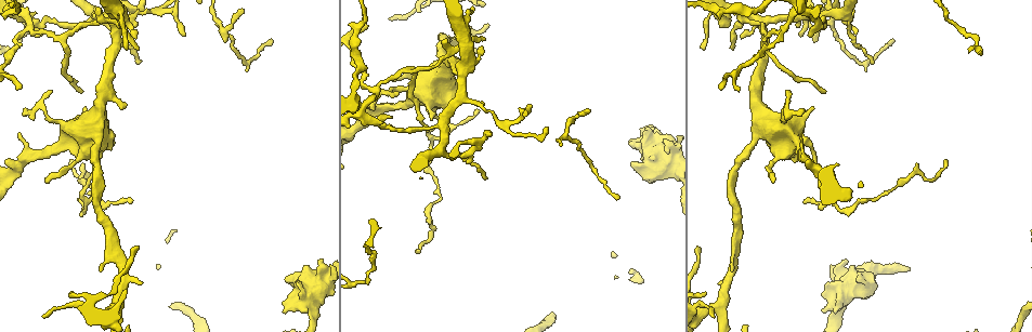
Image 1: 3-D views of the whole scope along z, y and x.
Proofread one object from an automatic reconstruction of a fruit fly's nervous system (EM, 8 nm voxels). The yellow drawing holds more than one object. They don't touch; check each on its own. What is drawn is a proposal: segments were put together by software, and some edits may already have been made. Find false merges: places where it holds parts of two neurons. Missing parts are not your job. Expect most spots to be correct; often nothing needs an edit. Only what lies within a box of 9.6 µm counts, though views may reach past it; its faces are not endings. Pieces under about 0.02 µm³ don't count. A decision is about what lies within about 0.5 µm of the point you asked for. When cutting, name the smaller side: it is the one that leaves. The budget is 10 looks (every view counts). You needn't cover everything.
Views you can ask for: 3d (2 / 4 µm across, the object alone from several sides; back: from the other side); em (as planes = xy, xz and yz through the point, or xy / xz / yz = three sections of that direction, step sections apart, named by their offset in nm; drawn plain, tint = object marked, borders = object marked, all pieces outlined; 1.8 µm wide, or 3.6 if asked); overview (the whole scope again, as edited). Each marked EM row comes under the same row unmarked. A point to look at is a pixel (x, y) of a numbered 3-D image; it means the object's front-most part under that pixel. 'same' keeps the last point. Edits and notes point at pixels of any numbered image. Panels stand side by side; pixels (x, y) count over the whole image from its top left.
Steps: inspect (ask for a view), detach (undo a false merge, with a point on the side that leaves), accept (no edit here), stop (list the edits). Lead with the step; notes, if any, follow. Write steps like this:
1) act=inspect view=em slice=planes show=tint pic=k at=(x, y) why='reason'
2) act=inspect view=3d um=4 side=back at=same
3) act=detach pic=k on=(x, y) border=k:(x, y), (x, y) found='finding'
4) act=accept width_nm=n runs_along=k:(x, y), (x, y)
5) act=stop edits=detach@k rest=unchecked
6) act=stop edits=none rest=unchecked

act=inspect view=em um=3.6 slice=planes show=tint pic=1 at=(660, 147) why='calibre changes'

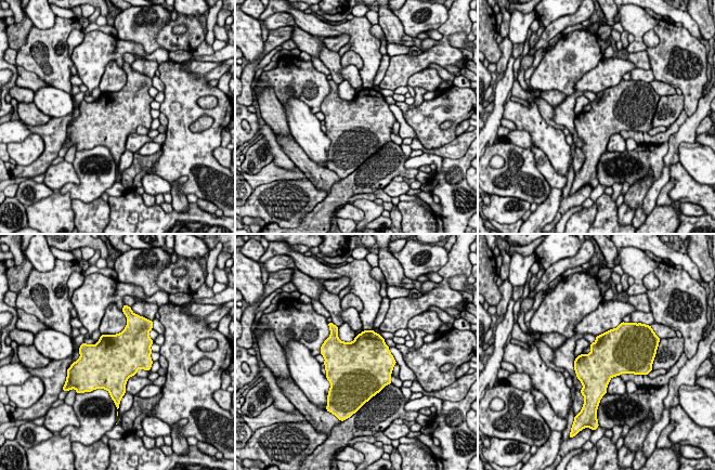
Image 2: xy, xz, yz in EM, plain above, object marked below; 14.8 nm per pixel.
act=accept found='all the same neuron'

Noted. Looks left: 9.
act=inspect view=3d um=4 pic=1 at=(828, 21) why='abrupt turn'

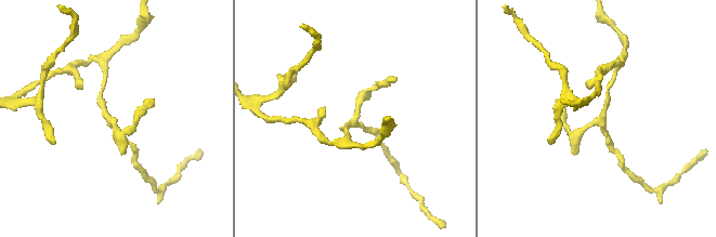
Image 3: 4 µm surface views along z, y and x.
act=inspect view=em slice=planes show=tint pic=3 at=(114, 120) why='now the EM'

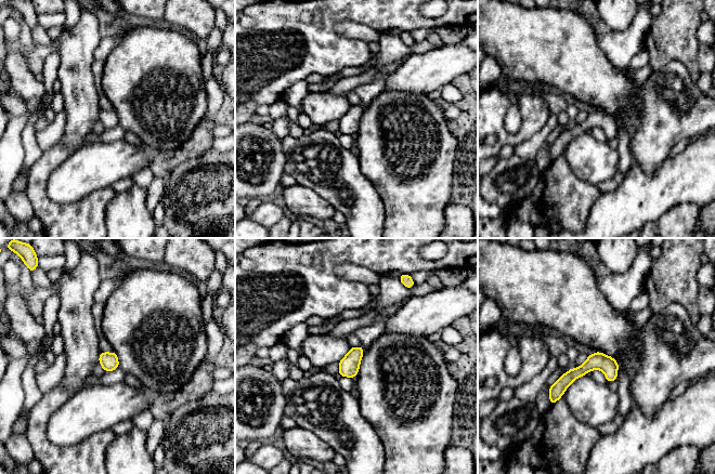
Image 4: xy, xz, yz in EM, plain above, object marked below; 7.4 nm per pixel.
act=accept runs_along=4:(614, 364), (573, 373), (553, 399) found='continuous, no second neuron'

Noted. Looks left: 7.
act=inspect view=3d um=4 pic=1 at=(760, 107) why='two arms in line, one across'

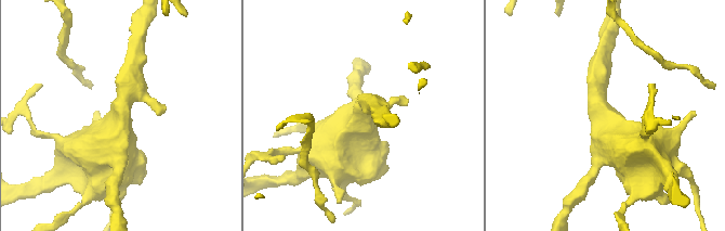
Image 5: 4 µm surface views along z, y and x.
act=inspect view=em um=3.6 slice=planes show=tint pic=5 at=(605, 116) why='shape alone is not enough'

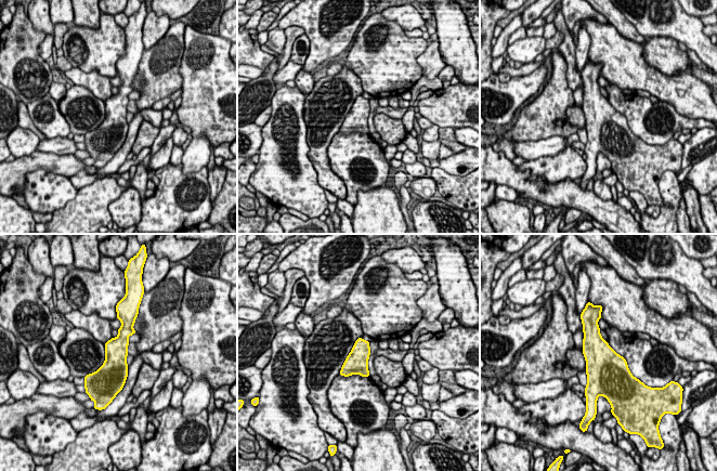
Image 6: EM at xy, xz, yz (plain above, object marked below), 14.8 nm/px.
act=accept found='continuous, no second neuron'

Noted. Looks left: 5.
act=inspect view=em um=3.6 slice=planes show=tint pic=1 at=(358, 110) why='abrupt turn'

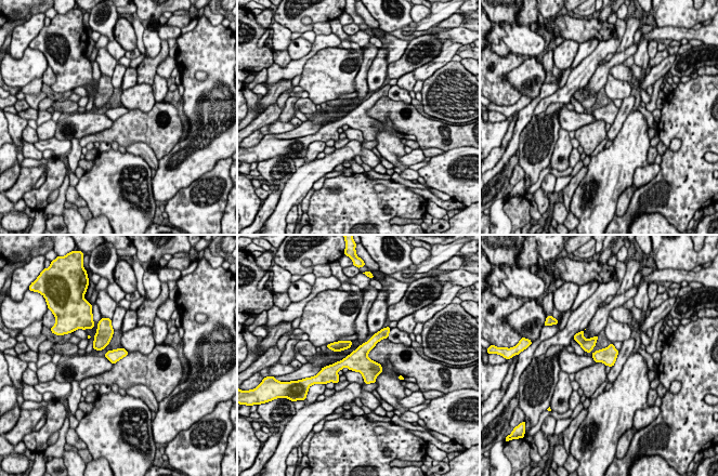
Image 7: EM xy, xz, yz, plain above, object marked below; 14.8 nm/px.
act=accept found='one neuron here'

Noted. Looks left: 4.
act=stop edits=none rest=unchecked

